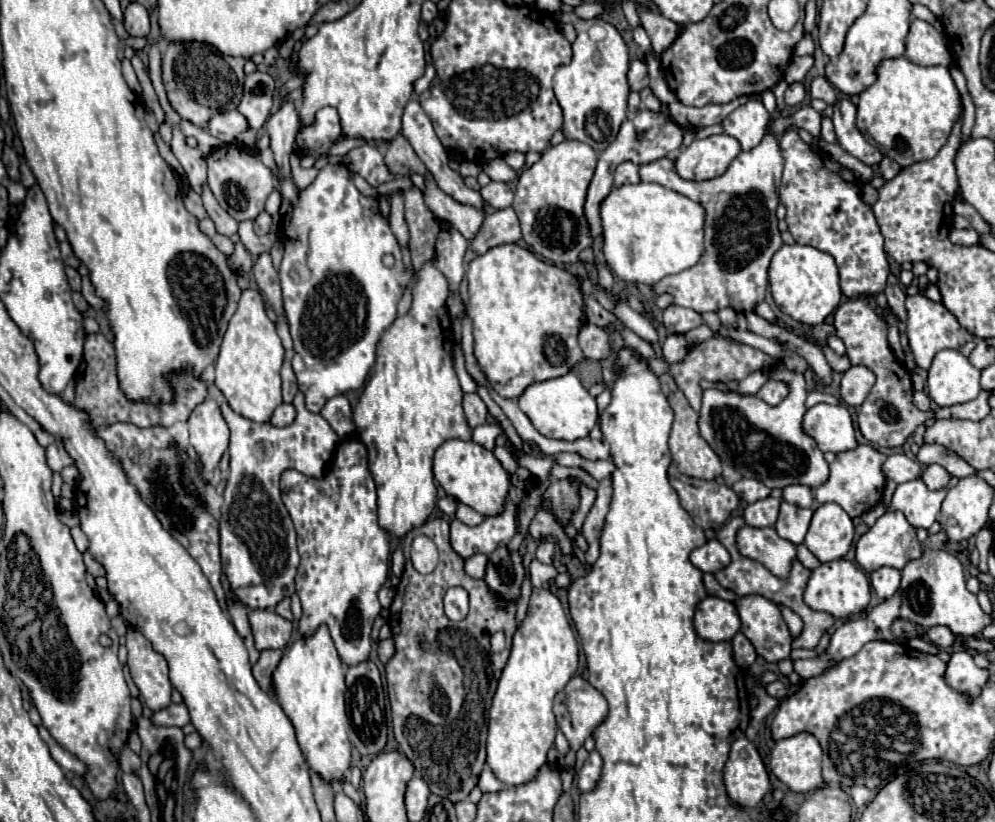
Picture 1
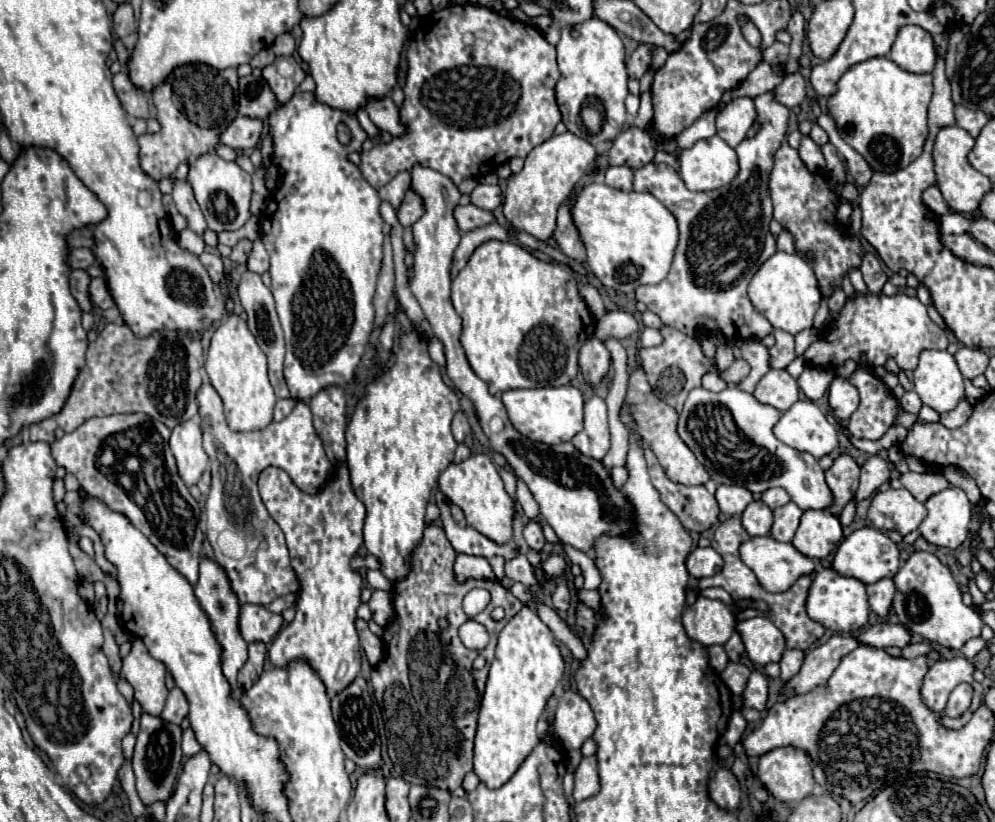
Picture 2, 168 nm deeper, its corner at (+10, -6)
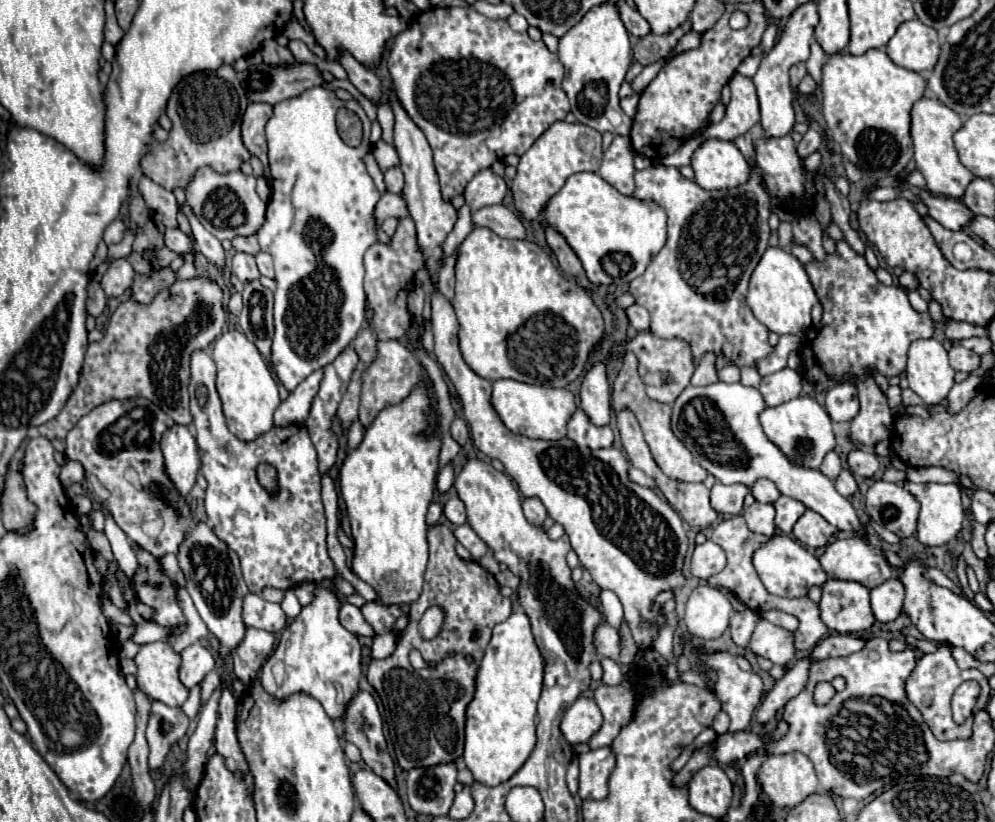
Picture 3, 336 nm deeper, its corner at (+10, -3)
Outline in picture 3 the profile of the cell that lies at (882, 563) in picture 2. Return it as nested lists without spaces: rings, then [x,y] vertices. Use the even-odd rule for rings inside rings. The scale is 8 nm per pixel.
[[[858,536],[828,544],[820,556],[820,564],[830,578],[854,580],[866,588],[876,588],[894,576],[882,548]]]

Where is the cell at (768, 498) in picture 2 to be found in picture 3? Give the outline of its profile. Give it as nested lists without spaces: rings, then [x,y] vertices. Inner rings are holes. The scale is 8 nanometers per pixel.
[[[760,480],[756,482],[756,486],[750,488],[750,492],[754,494],[754,498],[760,502],[760,504],[774,504],[780,496],[776,484],[772,480]]]

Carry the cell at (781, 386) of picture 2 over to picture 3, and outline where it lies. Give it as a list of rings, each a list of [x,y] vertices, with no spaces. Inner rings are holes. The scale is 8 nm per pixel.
[[[784,368],[780,372],[764,376],[758,390],[764,396],[764,402],[768,406],[780,406],[800,394],[802,378],[798,378],[796,370]]]

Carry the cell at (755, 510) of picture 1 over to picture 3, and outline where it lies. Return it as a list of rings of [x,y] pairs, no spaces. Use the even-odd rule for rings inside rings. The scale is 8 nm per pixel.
[[[754,502],[742,512],[748,528],[752,532],[764,534],[764,536],[774,536],[776,534],[776,524],[774,524],[774,506],[772,504],[760,504]]]

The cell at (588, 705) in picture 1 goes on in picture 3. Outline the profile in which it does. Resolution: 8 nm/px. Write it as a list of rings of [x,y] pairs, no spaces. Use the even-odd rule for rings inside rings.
[[[580,696],[562,716],[560,730],[564,738],[574,746],[588,742],[602,726],[602,712],[592,698]]]

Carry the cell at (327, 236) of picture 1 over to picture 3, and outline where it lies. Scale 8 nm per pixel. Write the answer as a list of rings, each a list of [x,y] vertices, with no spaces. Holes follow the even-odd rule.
[[[316,86],[296,98],[288,98],[274,106],[274,114],[266,124],[270,186],[272,196],[266,210],[266,220],[258,230],[258,242],[264,252],[274,258],[276,292],[274,292],[274,324],[276,334],[272,342],[272,364],[286,390],[294,390],[314,370],[334,362],[356,338],[366,318],[364,280],[364,252],[378,242],[374,208],[380,200],[362,156],[370,152],[370,120],[362,106],[354,100],[342,102],[332,90]],[[338,108],[358,112],[364,124],[362,148],[350,148],[336,132],[334,116]]]

